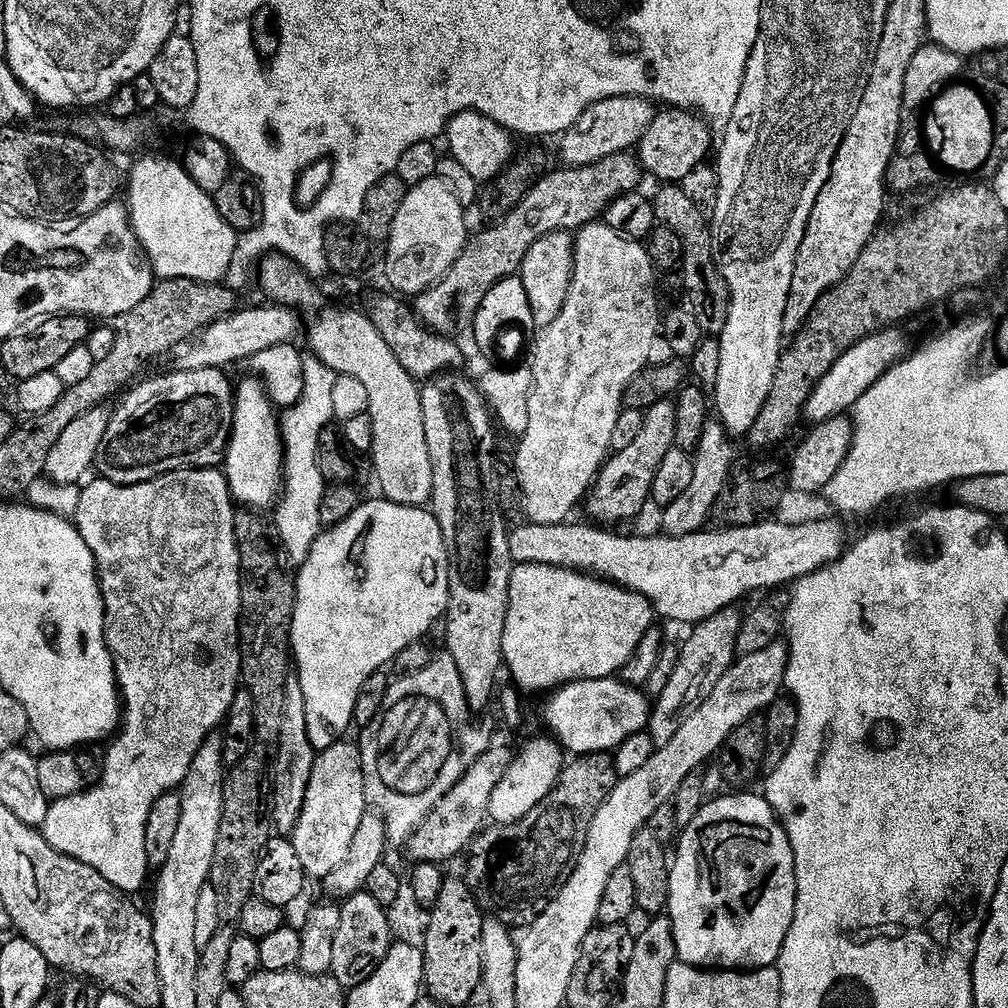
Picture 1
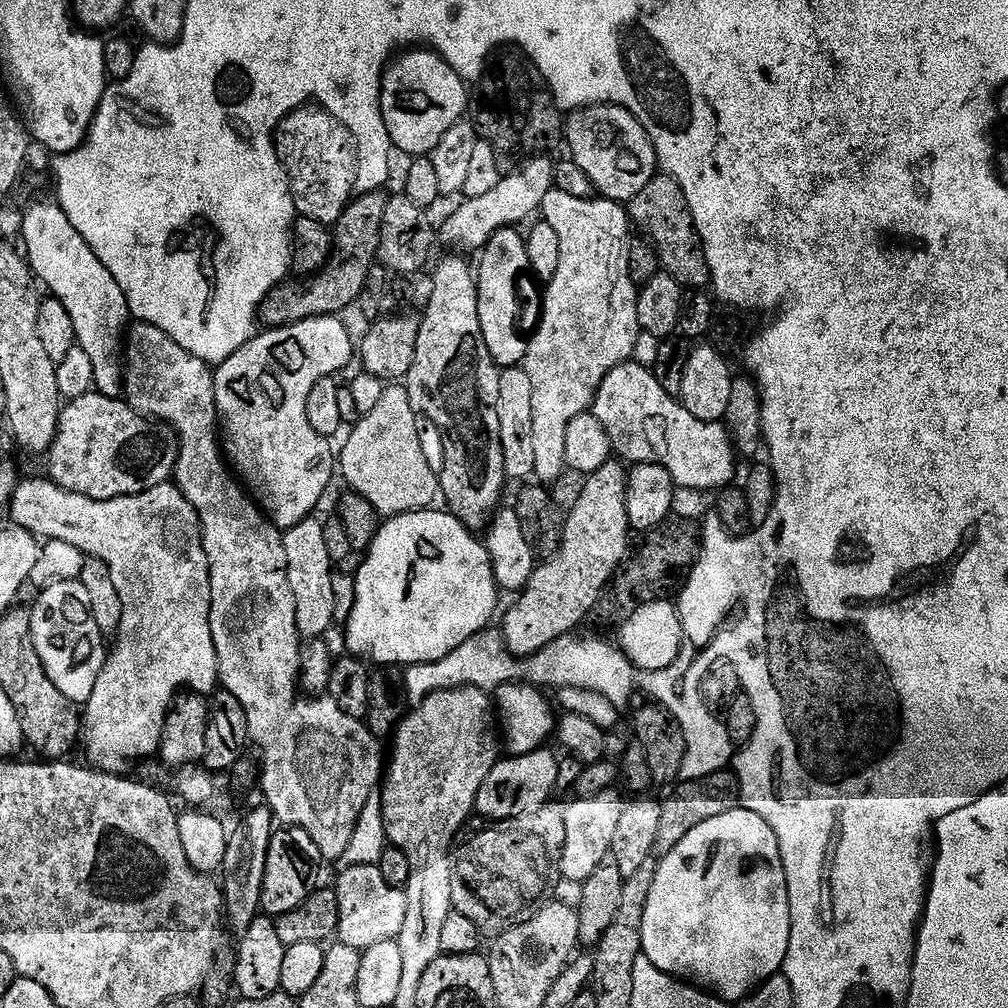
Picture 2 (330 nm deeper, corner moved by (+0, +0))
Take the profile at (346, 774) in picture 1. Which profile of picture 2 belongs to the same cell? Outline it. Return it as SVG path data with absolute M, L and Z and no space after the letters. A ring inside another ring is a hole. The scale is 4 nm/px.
M133 323L126 332L126 363L124 365L124 394L123 399L127 402L139 416L155 418L159 423L173 429L180 441L180 456L176 459L176 470L174 473L174 483L176 487L182 490L182 494L194 506L194 510L200 515L200 530L204 538L204 553L208 559L208 568L210 570L210 634L214 640L214 650L218 660L219 683L222 688L238 698L245 710L246 722L248 723L248 740L251 747L254 746L264 755L264 765L258 768L258 784L264 791L267 808L275 816L281 825L301 828L310 834L314 846L318 846L321 857L325 861L337 860L343 861L346 854L346 846L350 846L350 838L354 834L354 826L358 826L358 818L366 806L366 802L374 795L372 788L381 783L382 773L386 768L386 760L380 757L381 741L373 734L367 723L363 719L346 714L334 702L332 697L325 694L319 698L303 698L297 704L292 704L288 697L288 676L295 677L300 666L300 649L302 647L302 637L298 630L298 618L294 610L294 594L290 594L290 582L288 581L288 563L286 562L286 550L284 549L284 538L281 529L277 528L267 515L258 507L251 495L238 483L237 477L230 471L226 463L226 457L222 451L221 441L218 439L218 417L216 414L216 395L214 394L214 382L216 381L213 369L209 361L202 358L194 358L174 338L170 338L158 326L149 324Z

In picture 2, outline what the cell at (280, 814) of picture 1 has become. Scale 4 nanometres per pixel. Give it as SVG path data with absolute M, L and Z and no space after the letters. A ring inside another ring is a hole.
M316 518L298 522L298 526L283 533L290 594L294 594L294 610L298 618L298 630L305 641L327 637L332 623L338 620L334 610L334 565L326 550L326 534L323 523Z

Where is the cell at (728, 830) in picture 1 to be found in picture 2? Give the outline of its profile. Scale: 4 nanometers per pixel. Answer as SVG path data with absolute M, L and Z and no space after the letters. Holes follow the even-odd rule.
M739 806L729 813L721 814L709 821L696 825L686 834L682 842L674 847L666 857L656 865L654 886L650 886L650 898L646 898L646 906L642 914L642 946L641 953L650 958L652 965L668 976L675 976L713 996L719 1000L739 1002L748 999L770 977L777 975L786 962L786 950L790 950L790 898L786 890L786 874L782 866L782 854L778 850L778 838L774 838L774 830L766 826L766 822L758 814Z

